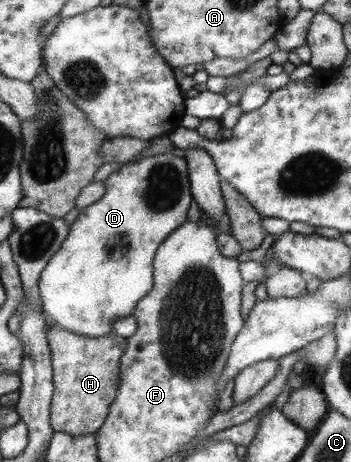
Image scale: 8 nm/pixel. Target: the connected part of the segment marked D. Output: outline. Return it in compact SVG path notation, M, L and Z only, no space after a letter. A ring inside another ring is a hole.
M174 152L130 161L114 170L105 182L105 195L78 213L70 226L67 241L47 264L39 280L43 310L48 319L70 332L89 337L112 332L112 324L118 318L131 315L139 300L151 291L154 254L172 232L188 221L188 208L194 197L187 160Z

